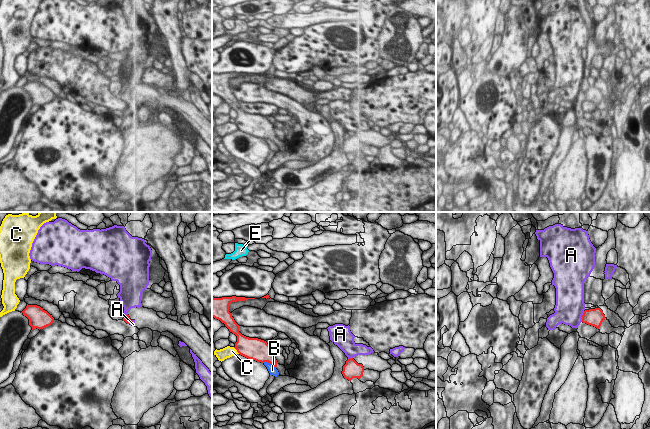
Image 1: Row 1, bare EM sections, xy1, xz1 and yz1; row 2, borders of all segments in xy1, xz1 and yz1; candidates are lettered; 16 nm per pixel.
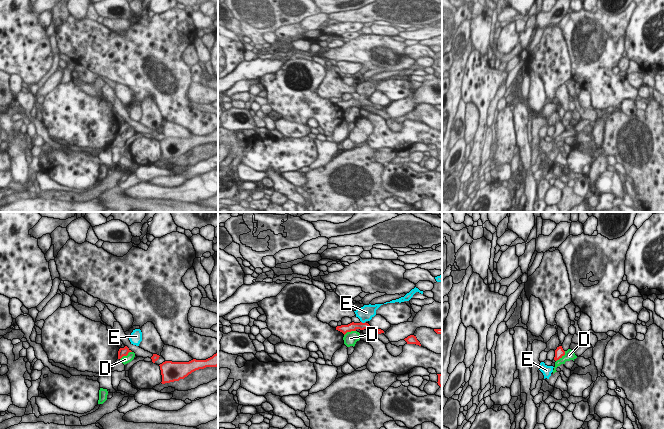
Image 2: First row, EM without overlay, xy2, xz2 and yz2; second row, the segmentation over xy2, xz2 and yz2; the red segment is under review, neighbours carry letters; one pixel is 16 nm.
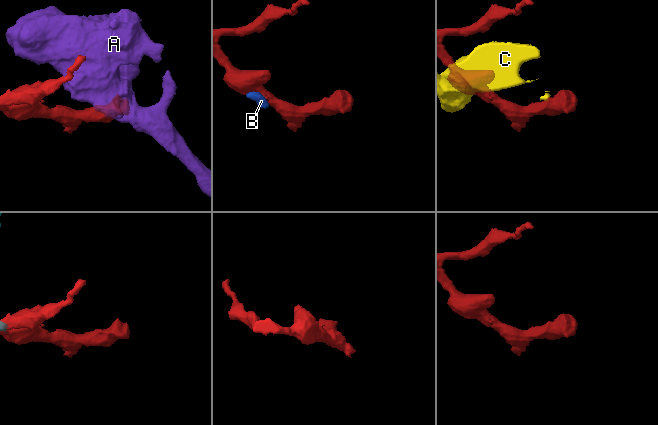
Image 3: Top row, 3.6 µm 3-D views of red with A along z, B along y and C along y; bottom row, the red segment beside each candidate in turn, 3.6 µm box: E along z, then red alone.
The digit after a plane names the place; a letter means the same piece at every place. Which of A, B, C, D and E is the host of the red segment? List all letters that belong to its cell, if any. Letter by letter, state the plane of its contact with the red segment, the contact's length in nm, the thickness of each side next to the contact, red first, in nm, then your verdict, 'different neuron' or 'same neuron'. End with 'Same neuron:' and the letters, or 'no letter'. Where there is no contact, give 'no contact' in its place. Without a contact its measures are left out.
A: meets red in yz1; contact 180 nm long; 280 nm thick on the red side, 460 nm on the other; different neuron
B: meets red in xz1; contact 240 nm long; 340 nm thick on the red side, 130 nm on the other; different neuron
C: meets red in xz1; contact 150 nm long; 340 nm thick on the red side, 190 nm on the other; different neuron
D: meets red in yz2; contact 240 nm long; 160 nm thick on the red side, 160 nm on the other; different neuron
E: meets red in xz2; contact 80 nm long; 130 nm thick on the red side, 240 nm on the other; different neuron
Same neuron: no letter

